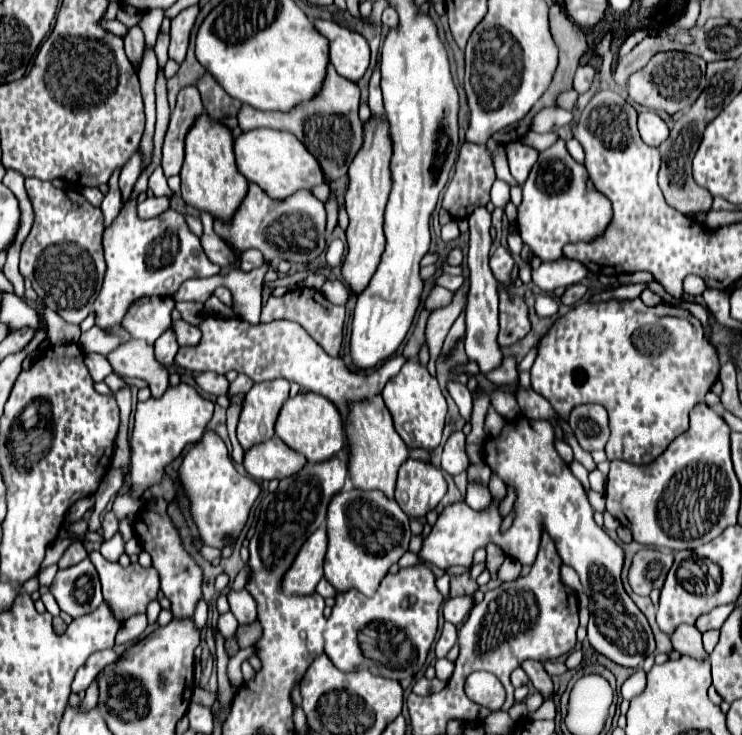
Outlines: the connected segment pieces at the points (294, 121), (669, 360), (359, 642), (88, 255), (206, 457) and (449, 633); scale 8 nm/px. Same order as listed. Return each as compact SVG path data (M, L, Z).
M327 66L323 86L311 100L297 104L289 112L259 112L243 104L241 110L237 112L237 122L243 132L253 128L275 128L295 134L303 142L303 146L317 158L325 182L331 184L347 174L351 160L355 158L355 154L363 144L363 124L357 112L359 112L359 86L339 76L333 66Z
M641 298L607 300L599 304L583 302L539 340L539 354L531 368L531 386L551 402L555 412L568 422L569 414L579 404L603 404L609 412L611 438L605 446L609 460L625 460L631 464L651 464L675 436L689 428L689 410L703 402L719 376L719 360L713 344L705 338L701 322L691 314L691 322L683 318L683 308L657 304L645 306Z
M417 564L413 568L401 568L395 576L387 574L379 590L371 598L363 598L363 594L355 594L355 590L349 590L347 594L337 594L333 612L325 628L325 654L341 672L369 670L375 676L391 680L411 678L423 668L427 652L435 640L443 600L445 598L435 588L433 572L423 564Z
M25 178L25 190L33 206L33 226L21 246L19 272L31 280L43 304L55 310L65 322L81 324L93 310L105 276L103 260L103 216L81 192L55 188L39 178Z
M207 432L203 440L185 454L177 480L179 488L189 500L191 516L197 524L201 544L219 550L223 550L229 544L235 544L261 488L251 476L241 476L235 470L233 462L229 460L225 442L215 432Z
M445 622L443 624L443 630L441 630L441 636L435 644L435 654L437 658L443 658L447 656L447 652L453 648L453 644L457 642L457 628L451 624L451 622Z

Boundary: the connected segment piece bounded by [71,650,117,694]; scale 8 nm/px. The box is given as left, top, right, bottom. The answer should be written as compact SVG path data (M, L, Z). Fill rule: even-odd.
M101 650L101 652L95 652L75 674L75 680L73 680L73 686L71 686L71 692L73 694L79 694L81 690L87 690L89 684L95 680L95 676L103 670L103 666L111 664L117 660L117 654L113 650Z

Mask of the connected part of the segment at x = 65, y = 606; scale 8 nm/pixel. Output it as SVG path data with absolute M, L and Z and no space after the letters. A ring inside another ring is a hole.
M89 558L81 560L71 568L59 570L51 584L51 594L55 596L59 608L71 618L89 614L103 602L101 584L91 580Z

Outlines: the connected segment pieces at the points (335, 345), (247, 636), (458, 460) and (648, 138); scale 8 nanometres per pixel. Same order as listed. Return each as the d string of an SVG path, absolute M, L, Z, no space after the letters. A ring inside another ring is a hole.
M295 288L289 290L285 296L277 298L271 296L261 312L261 322L271 322L273 318L287 318L297 324L301 324L309 336L327 352L327 354L339 354L341 340L343 340L343 322L345 322L345 306L335 306L325 300L325 296L319 290L313 288Z
M253 622L249 628L239 628L239 632L237 632L237 638L239 638L239 646L241 646L241 648L247 648L247 646L251 646L253 642L257 642L259 636L261 636L261 626L259 626L259 622Z
M453 432L449 440L443 446L443 458L441 458L441 470L457 476L469 468L469 456L465 450L465 434L463 432Z
M641 112L637 120L637 128L641 134L641 140L647 146L659 146L667 138L667 124L655 114L655 112Z

